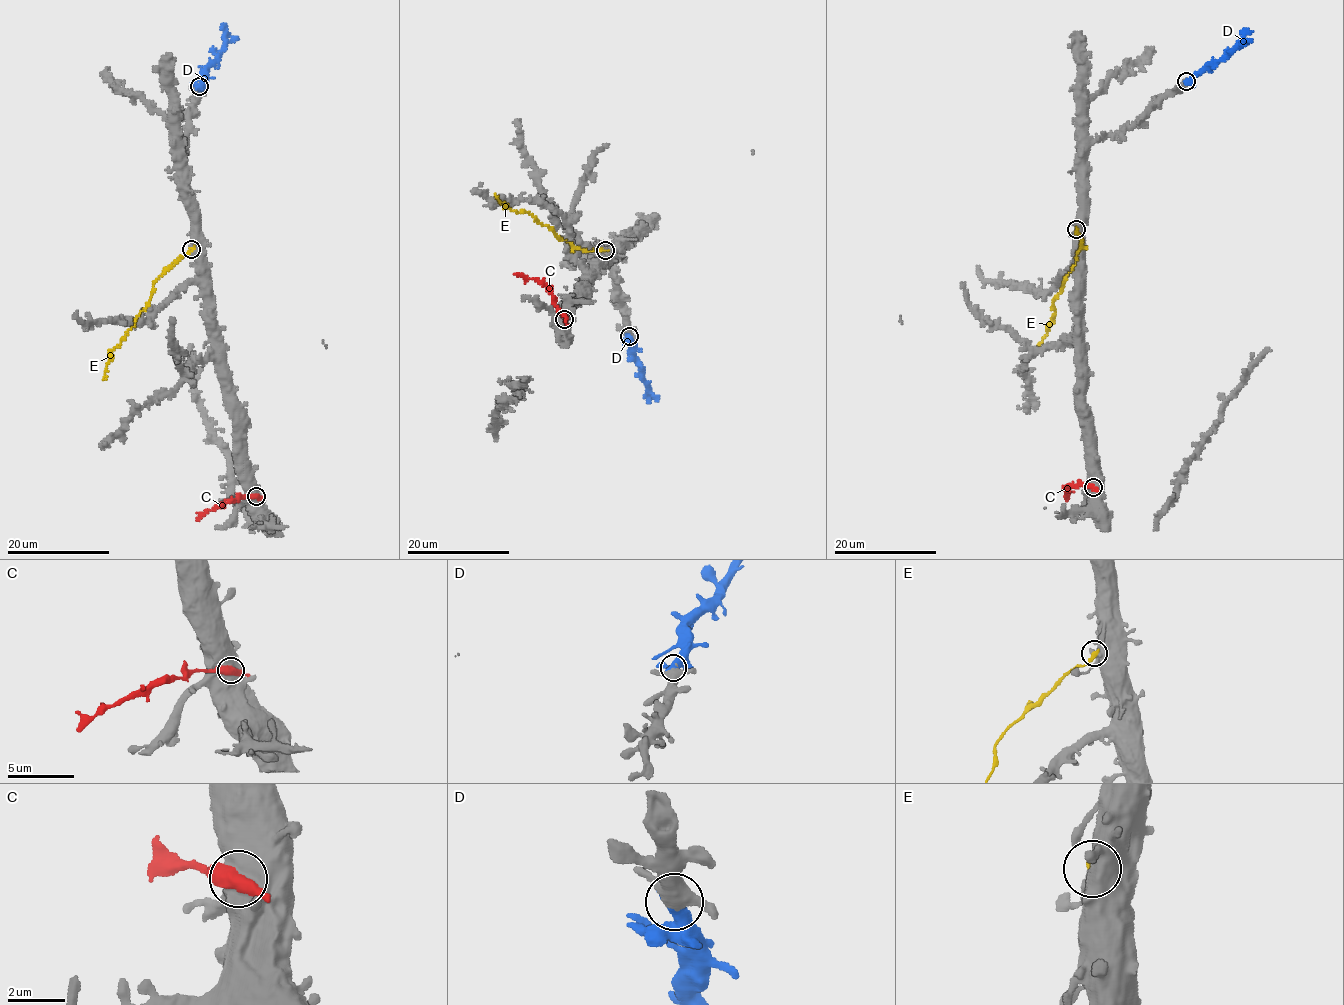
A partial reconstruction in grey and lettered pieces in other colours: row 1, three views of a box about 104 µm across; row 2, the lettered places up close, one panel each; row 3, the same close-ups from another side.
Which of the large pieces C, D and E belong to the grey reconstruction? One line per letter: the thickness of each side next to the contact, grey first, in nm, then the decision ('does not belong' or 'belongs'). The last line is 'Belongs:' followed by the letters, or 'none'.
C: 800 nm thick on the grey side, 500 nm on the other; does not belong
D: 400 nm thick on the grey side, 650 nm on the other; belongs
E: 440 nm thick on the grey side, 280 nm on the other; does not belong
Belongs: D

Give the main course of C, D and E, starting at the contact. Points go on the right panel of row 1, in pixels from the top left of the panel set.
C: (1092, 487), (1071, 484), (1066, 500)
D: (1186, 82), (1203, 67), (1221, 61), (1252, 30)
E: (1076, 230), (1082, 242), (1073, 268), (1053, 302), (1055, 313), (1038, 346)

